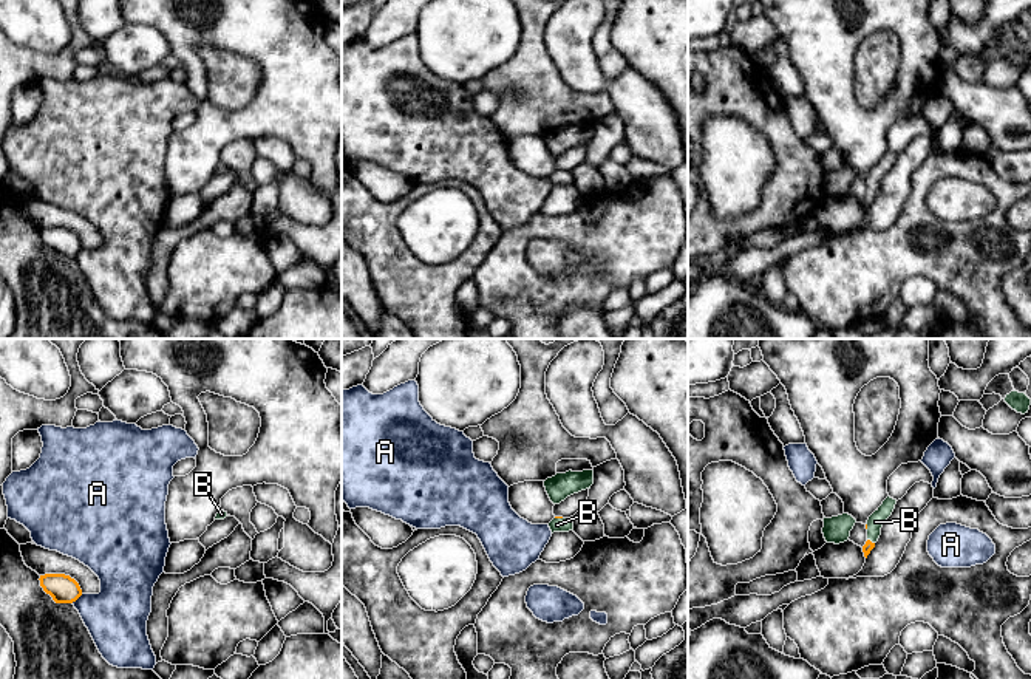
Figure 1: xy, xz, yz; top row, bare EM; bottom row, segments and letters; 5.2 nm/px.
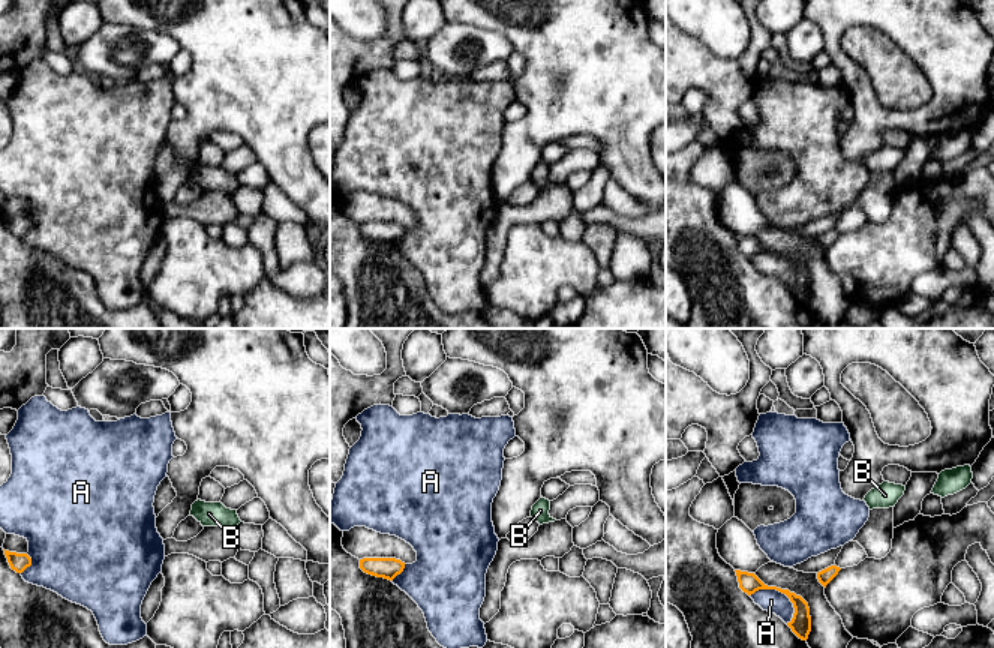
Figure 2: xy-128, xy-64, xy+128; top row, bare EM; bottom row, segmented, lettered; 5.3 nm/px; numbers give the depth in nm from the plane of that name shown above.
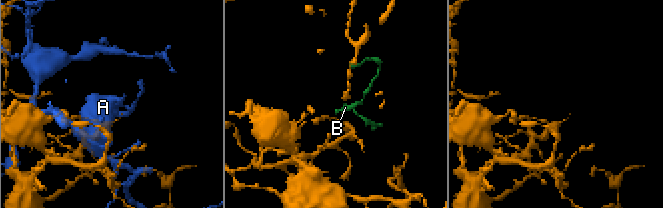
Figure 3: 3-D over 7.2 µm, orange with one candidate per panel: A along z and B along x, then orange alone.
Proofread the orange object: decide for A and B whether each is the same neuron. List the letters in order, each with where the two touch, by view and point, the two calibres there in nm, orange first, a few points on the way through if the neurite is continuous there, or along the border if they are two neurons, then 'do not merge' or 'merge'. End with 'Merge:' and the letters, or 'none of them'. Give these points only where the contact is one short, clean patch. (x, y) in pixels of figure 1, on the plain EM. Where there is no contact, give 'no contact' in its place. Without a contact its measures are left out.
A: xy (76, 252) | 150/320 nm | do not merge
B: xz (558, 170) | 20/80 nm | across xz (555, 170), (558, 170), (557, 178) | merge
Merge: B

